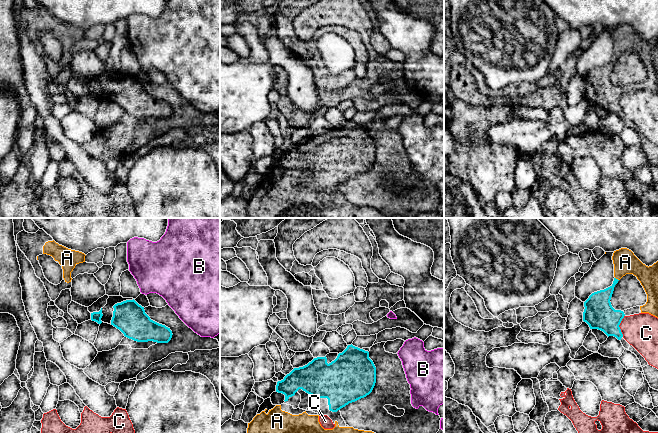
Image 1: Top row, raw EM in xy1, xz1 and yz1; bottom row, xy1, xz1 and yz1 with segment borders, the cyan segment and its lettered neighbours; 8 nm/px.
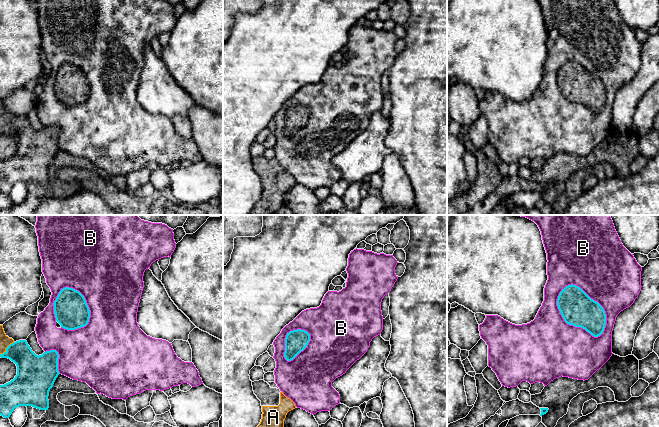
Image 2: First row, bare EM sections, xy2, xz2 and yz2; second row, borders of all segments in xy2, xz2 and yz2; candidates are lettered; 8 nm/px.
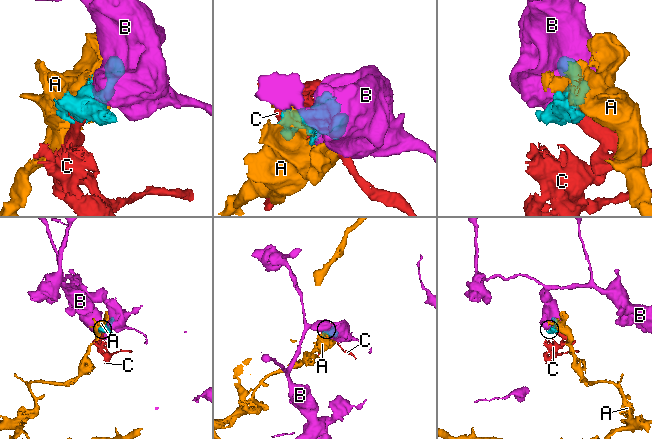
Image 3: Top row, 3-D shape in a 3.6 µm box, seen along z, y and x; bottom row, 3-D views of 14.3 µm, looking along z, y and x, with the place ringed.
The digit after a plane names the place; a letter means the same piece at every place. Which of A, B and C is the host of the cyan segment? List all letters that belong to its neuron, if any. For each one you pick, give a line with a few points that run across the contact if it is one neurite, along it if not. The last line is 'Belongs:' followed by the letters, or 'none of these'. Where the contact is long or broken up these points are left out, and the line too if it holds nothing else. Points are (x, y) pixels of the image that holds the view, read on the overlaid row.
Belongs: A

